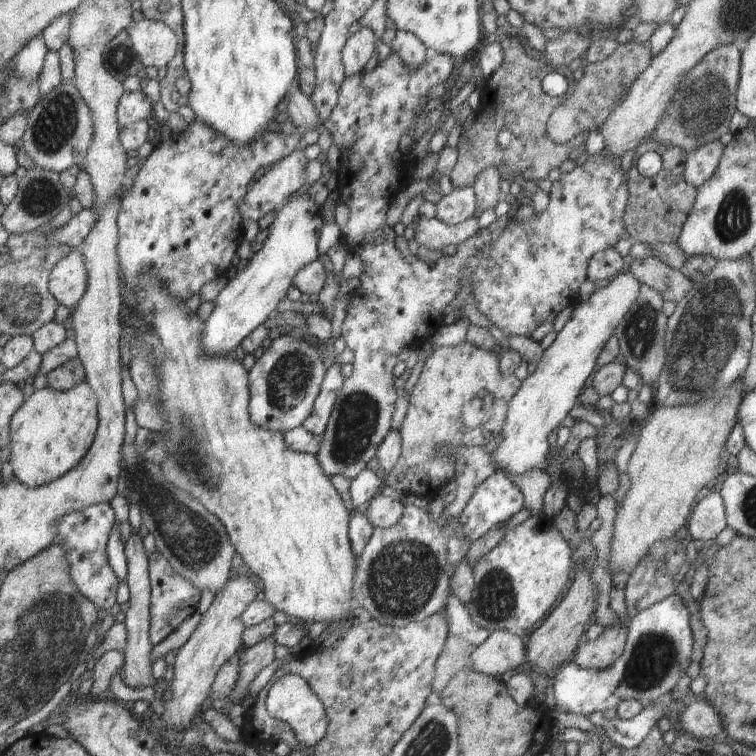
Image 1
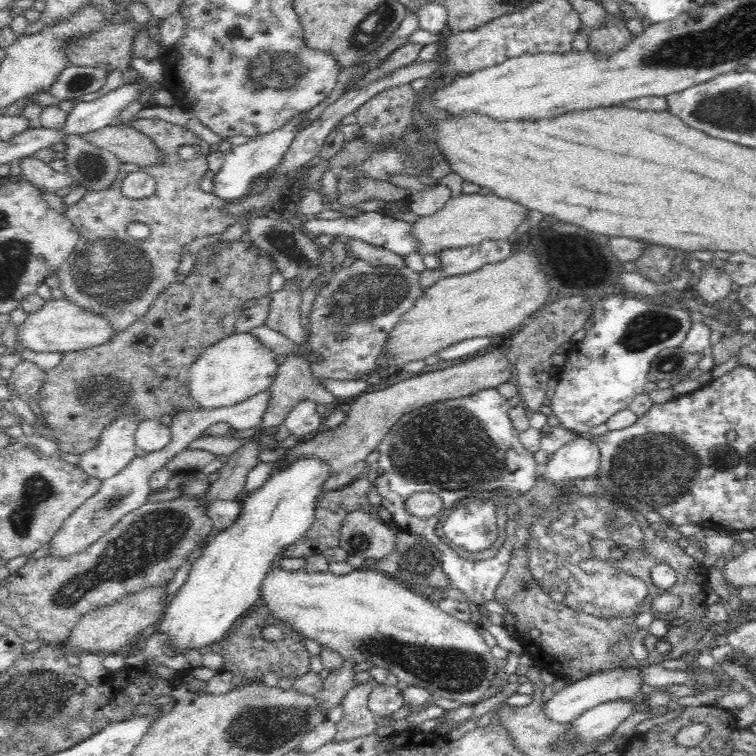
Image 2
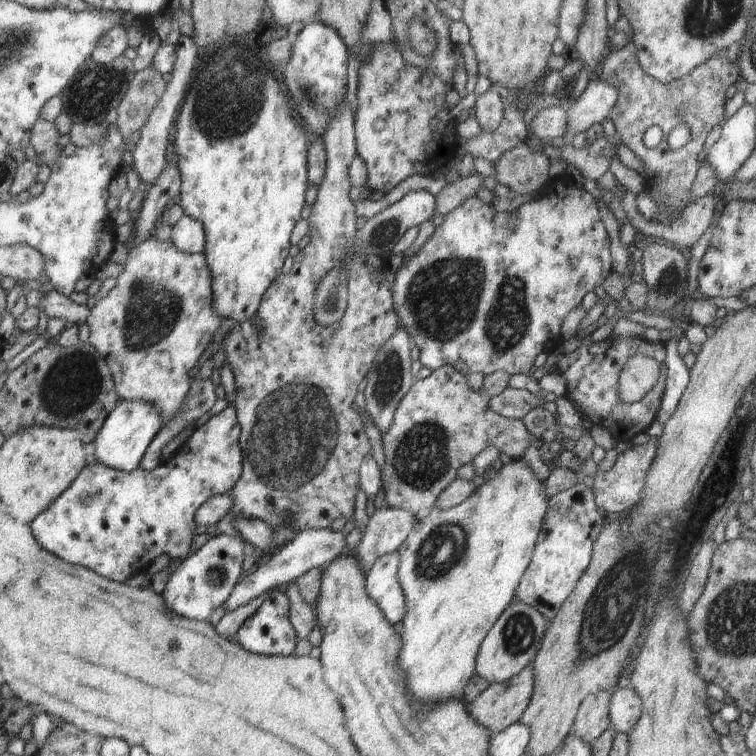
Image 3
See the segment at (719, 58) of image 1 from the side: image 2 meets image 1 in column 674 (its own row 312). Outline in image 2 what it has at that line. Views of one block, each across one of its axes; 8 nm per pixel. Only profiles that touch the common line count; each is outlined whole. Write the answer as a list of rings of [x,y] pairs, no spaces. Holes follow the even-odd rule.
[[[141,118],[128,121],[130,126],[149,136],[163,154],[162,165],[130,165],[121,164],[119,173],[112,184],[99,191],[88,190],[81,200],[68,208],[64,214],[79,231],[79,241],[72,254],[58,267],[55,276],[61,282],[64,299],[69,300],[80,308],[91,310],[98,316],[103,316],[116,333],[130,328],[140,316],[150,310],[152,304],[162,290],[166,290],[176,278],[176,268],[182,260],[184,246],[196,238],[204,238],[210,234],[220,234],[228,226],[240,220],[224,213],[228,202],[218,199],[216,195],[200,189],[198,182],[204,178],[208,169],[206,158],[209,155],[209,145],[194,132],[184,126],[172,124],[160,118]],[[185,144],[198,144],[201,148],[199,156],[192,161],[183,160],[178,150]],[[131,171],[144,171],[155,179],[155,192],[146,199],[132,200],[120,191],[121,183]],[[130,222],[144,222],[149,226],[150,234],[144,239],[133,239],[126,233],[126,225]]]

